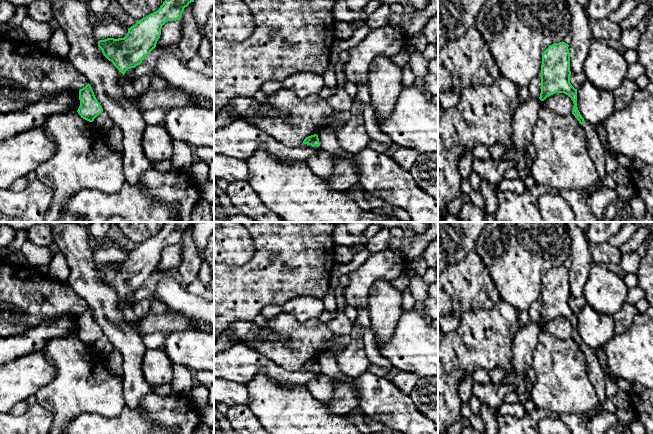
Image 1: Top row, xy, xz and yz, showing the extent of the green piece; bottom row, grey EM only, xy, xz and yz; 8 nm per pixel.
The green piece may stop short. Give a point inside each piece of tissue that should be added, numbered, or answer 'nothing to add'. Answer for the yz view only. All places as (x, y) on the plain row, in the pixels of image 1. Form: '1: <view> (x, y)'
1: yz (596, 375)

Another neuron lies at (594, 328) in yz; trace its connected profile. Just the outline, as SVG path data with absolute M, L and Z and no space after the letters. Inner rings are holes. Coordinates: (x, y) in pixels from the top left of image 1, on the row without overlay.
M586 304L577 313L577 331L584 344L596 350L614 335L614 318L611 315L596 312L589 304Z

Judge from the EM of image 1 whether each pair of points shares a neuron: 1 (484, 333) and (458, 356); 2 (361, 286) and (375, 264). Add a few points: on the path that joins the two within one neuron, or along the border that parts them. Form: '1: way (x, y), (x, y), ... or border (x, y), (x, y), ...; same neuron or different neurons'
1: way (478, 339), (464, 350); same neuron
2: way (361, 281), (372, 269); same neuron

